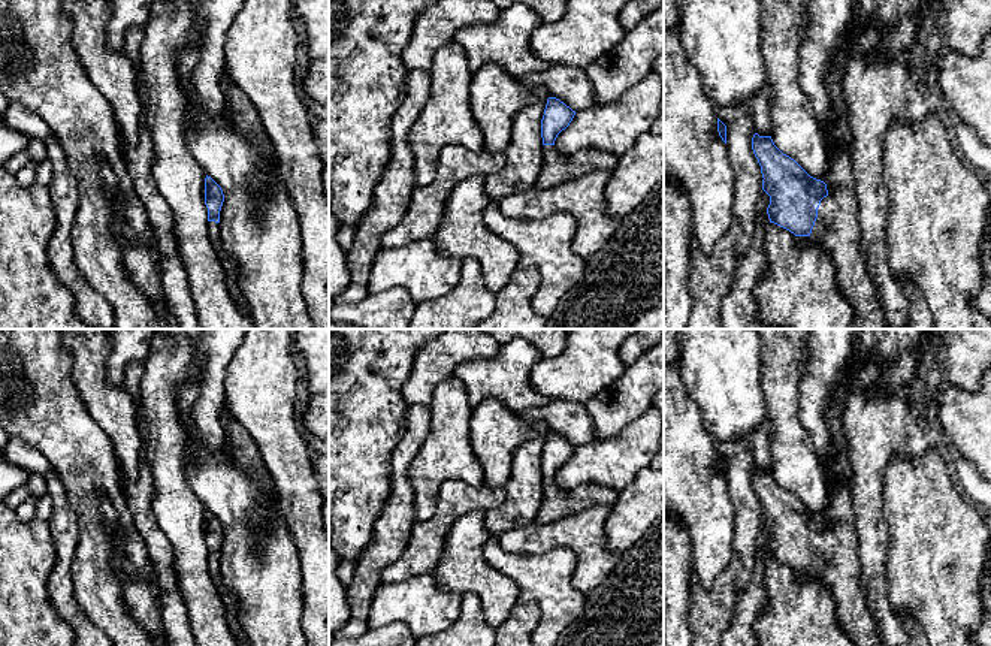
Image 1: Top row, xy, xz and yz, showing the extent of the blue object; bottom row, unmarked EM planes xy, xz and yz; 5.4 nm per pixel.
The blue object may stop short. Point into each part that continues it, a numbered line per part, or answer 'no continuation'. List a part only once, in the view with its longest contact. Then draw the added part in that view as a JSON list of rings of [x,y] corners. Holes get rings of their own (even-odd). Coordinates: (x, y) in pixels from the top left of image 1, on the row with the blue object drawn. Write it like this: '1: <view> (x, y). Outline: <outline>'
1: yz (836, 229). Outline: [[[856,0],[856,25],[850,33],[850,45],[839,51],[833,58],[825,84],[831,97],[830,120],[833,129],[825,136],[831,147],[828,176],[822,181],[827,184],[828,196],[821,200],[818,218],[810,233],[810,239],[818,242],[831,257],[836,266],[836,284],[842,296],[853,310],[849,329],[888,329],[882,304],[876,286],[873,284],[867,269],[861,248],[861,235],[856,212],[856,191],[852,170],[852,135],[848,123],[848,108],[842,90],[842,81],[848,58],[855,49],[856,40],[871,21],[876,21],[883,30],[883,43],[870,51],[871,60],[889,60],[907,52],[915,43],[918,25],[930,0]]]

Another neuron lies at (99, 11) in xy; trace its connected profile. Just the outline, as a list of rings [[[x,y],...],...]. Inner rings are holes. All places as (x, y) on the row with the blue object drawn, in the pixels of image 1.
[[[61,0],[72,18],[72,46],[88,78],[112,106],[121,141],[139,141],[142,103],[138,72],[126,54],[108,48],[109,0]]]

